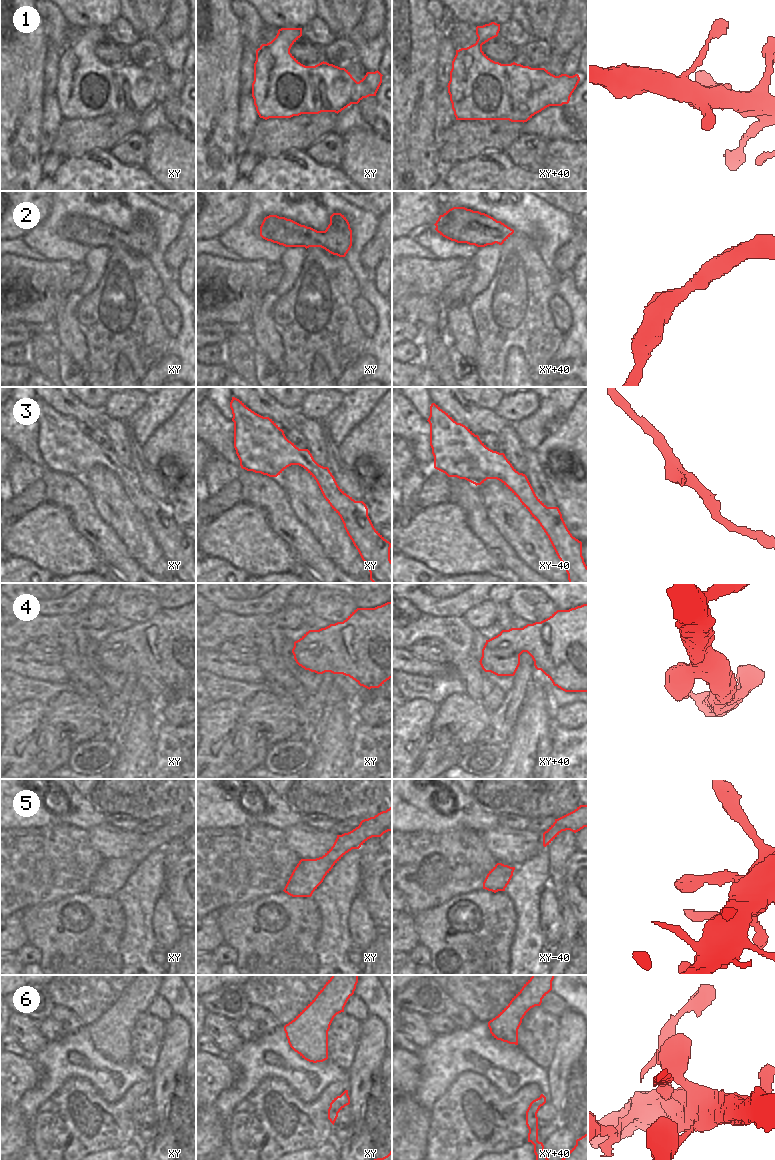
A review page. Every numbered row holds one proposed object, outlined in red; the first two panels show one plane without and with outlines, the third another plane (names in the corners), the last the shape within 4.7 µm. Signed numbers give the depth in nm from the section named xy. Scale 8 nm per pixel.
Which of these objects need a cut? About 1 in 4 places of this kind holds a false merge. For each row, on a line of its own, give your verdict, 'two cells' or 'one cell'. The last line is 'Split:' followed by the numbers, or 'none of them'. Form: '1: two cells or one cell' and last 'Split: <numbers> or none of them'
1: one cell
2: one cell
3: one cell
4: one cell
5: two cells
6: one cell
Split: 5

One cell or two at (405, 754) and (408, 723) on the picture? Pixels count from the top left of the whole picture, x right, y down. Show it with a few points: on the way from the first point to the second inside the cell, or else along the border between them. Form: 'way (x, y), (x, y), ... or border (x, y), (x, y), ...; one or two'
way (403, 746), (403, 741), (408, 735), (408, 731); one

